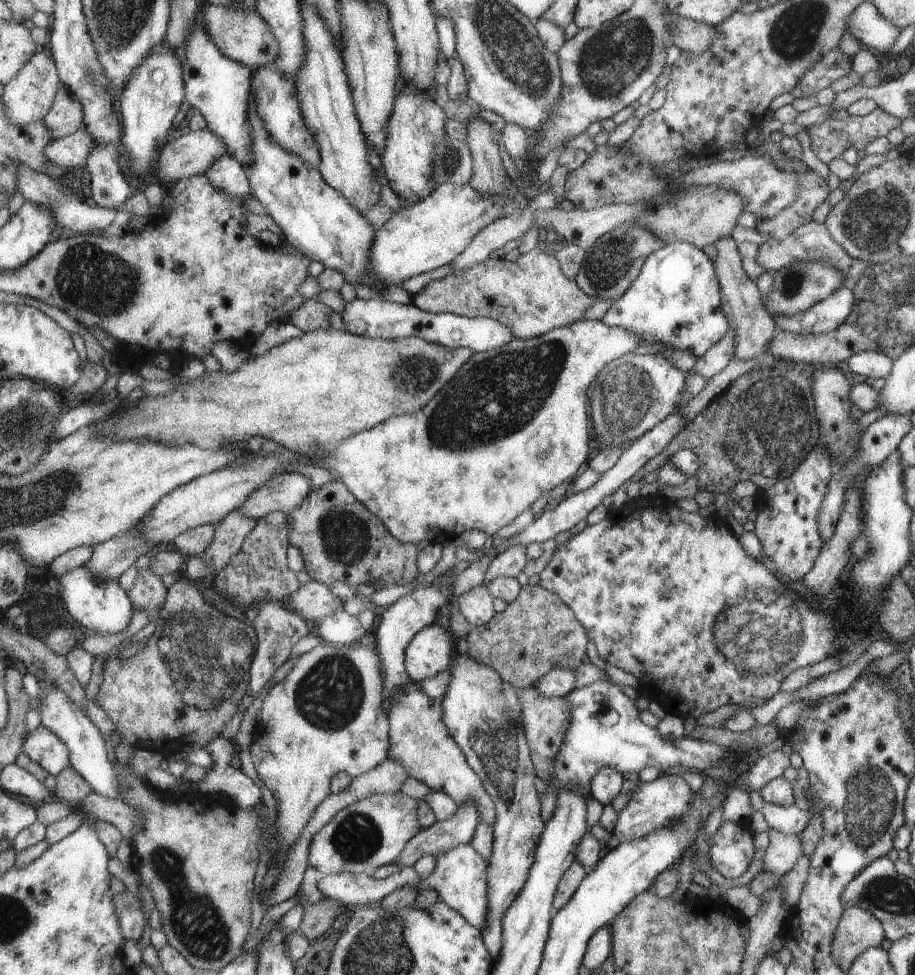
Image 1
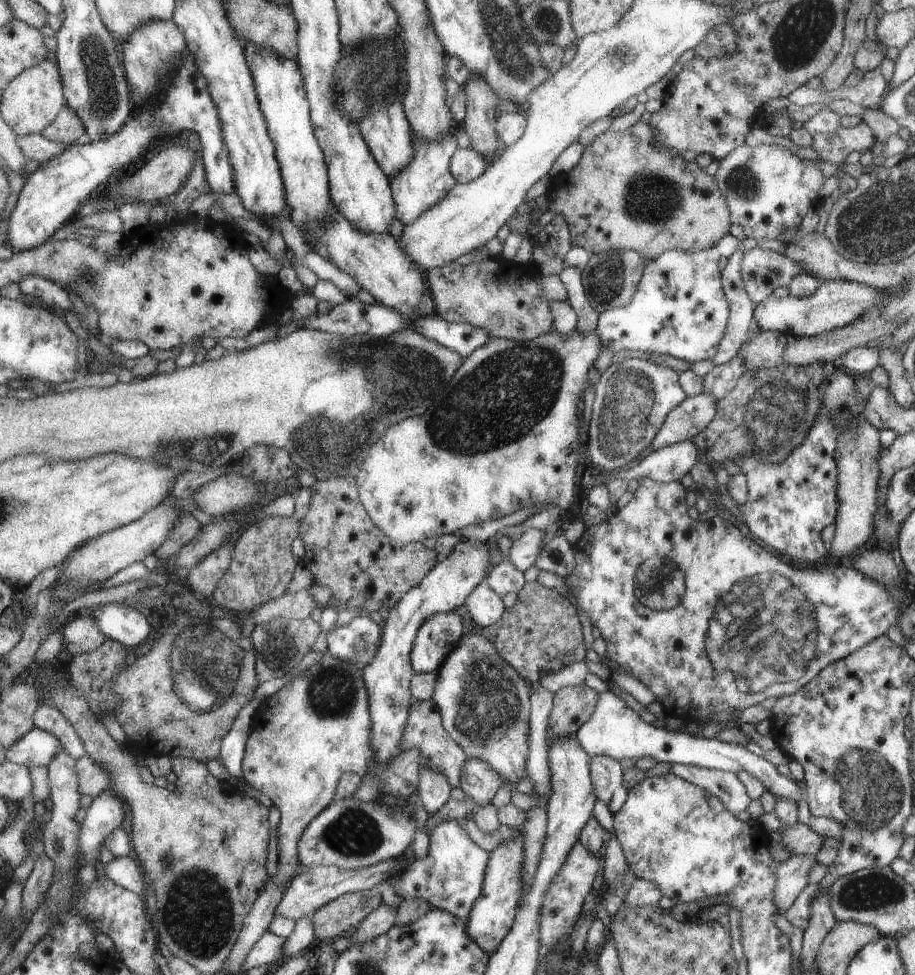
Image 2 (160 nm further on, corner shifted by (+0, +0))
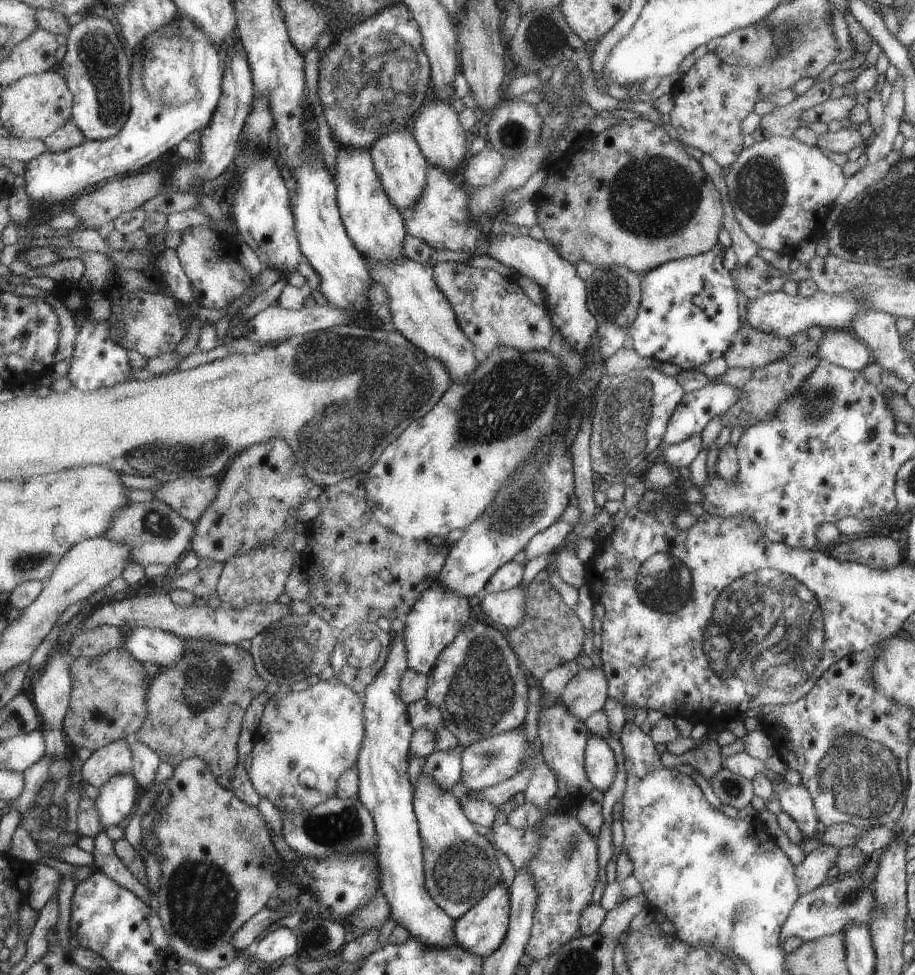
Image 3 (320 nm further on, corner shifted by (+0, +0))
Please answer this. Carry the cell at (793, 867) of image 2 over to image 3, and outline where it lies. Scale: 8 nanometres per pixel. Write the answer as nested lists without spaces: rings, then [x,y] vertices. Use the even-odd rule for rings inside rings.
[[[824,844],[806,855],[797,868],[798,886],[806,894],[828,881],[828,870],[835,866],[839,848]]]

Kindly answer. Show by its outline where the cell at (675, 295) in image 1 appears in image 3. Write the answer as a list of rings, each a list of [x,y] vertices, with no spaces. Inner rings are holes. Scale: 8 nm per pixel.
[[[718,243],[705,253],[665,262],[656,269],[649,270],[641,279],[641,303],[637,310],[636,320],[629,327],[619,327],[616,323],[604,323],[598,328],[603,355],[608,358],[623,346],[628,338],[632,339],[633,349],[641,356],[659,362],[678,364],[684,371],[696,370],[700,364],[712,362],[725,356],[733,344],[736,334],[745,322],[739,313],[739,294],[733,276],[722,266],[724,260],[723,245]]]

